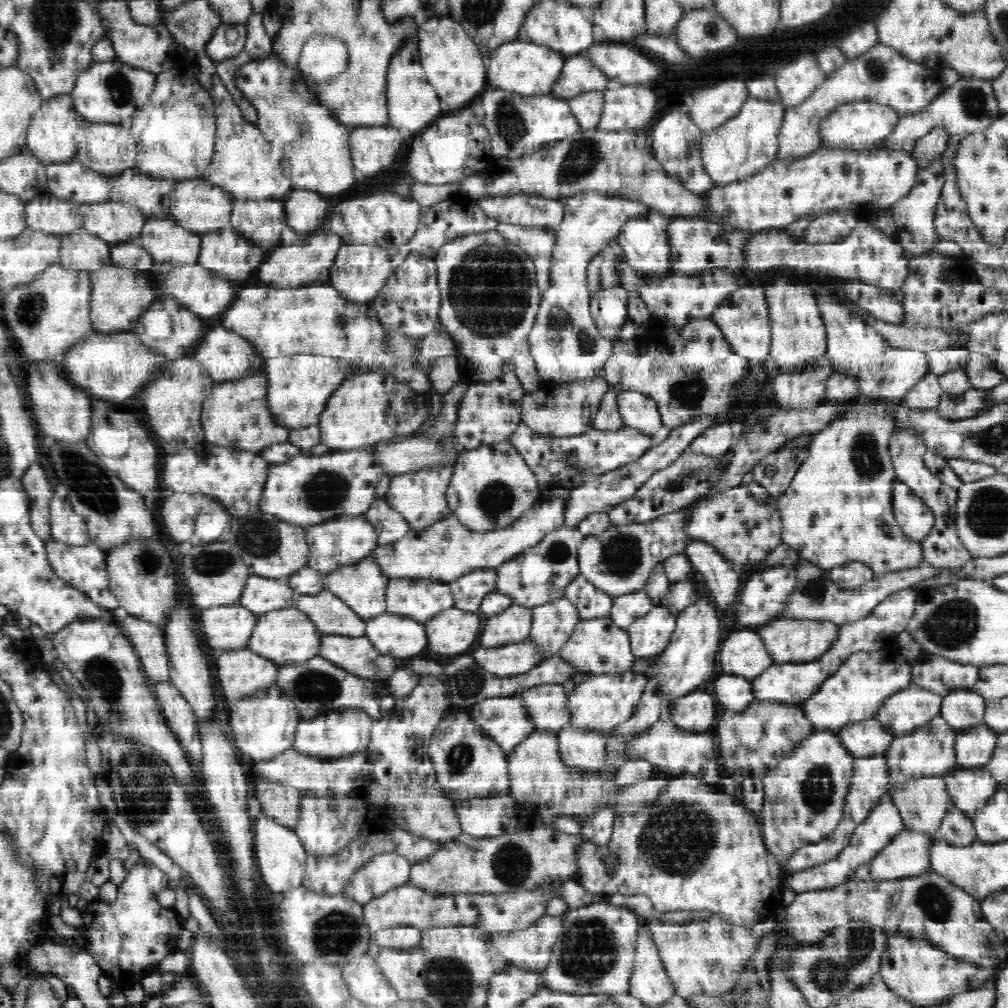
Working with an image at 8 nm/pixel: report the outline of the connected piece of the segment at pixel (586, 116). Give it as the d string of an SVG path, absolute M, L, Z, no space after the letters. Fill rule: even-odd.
M604 90L585 92L567 99L580 128L596 129L605 105Z

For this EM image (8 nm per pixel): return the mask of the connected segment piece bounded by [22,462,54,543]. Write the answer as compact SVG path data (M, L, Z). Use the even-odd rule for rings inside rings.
M36 462L23 475L22 486L30 503L32 529L46 543L48 539L53 538L49 506L54 489L48 484L46 472Z

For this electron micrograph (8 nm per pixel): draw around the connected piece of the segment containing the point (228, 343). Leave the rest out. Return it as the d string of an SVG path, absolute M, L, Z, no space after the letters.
M216 326L204 336L194 357L201 363L202 371L210 376L215 384L257 376L264 364L264 359L259 356L254 346L242 338L237 331L228 330L224 326Z

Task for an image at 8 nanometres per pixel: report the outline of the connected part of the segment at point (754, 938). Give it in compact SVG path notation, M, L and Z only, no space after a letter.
M715 913L684 924L654 918L644 923L650 929L676 995L684 999L698 994L722 996L732 990L752 958L760 938L752 932L752 928L732 924Z

